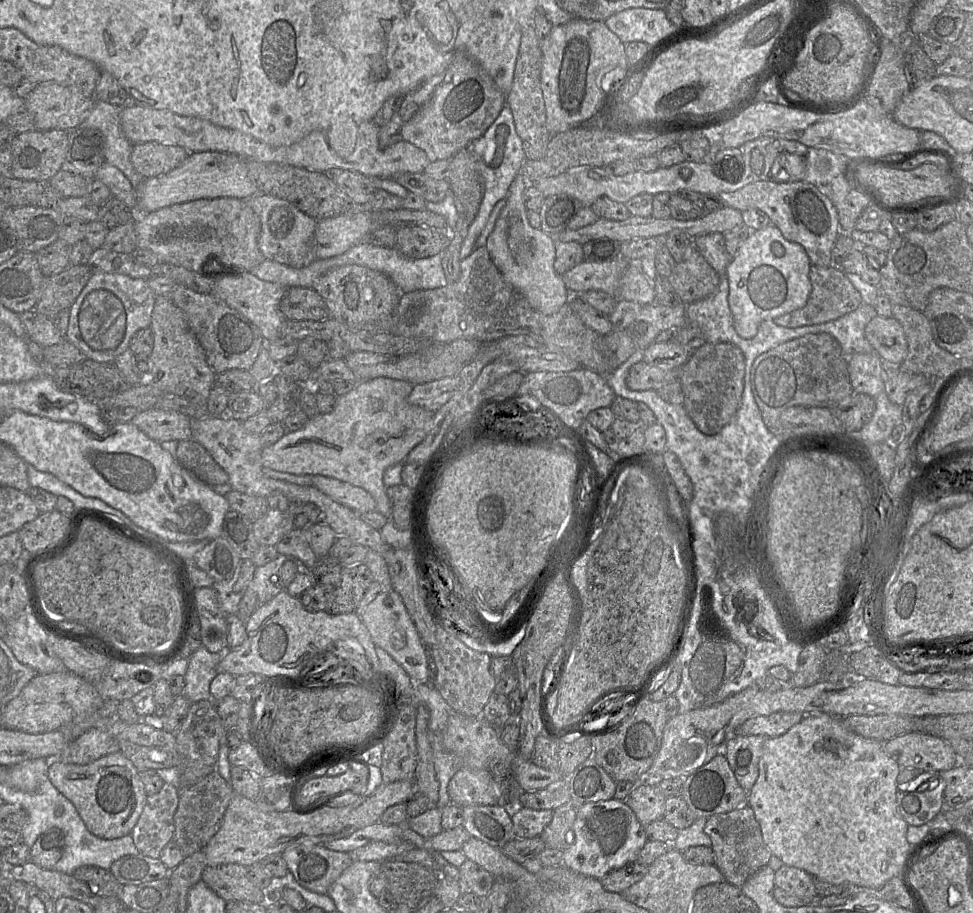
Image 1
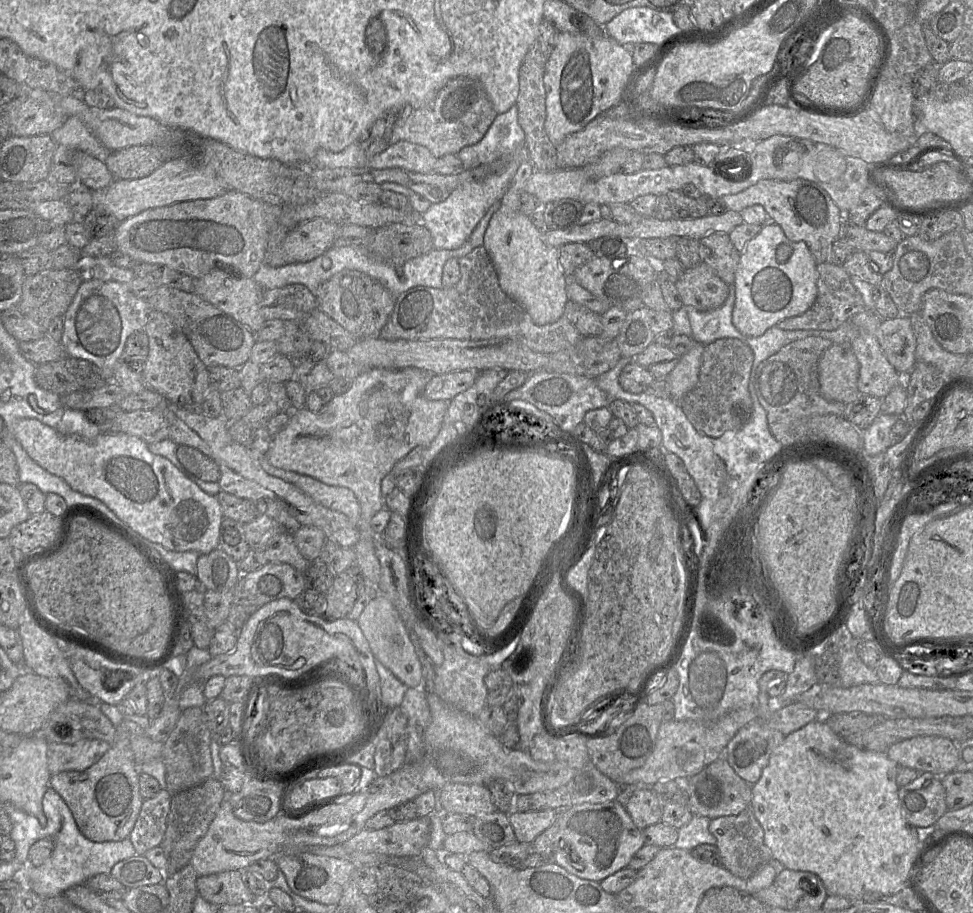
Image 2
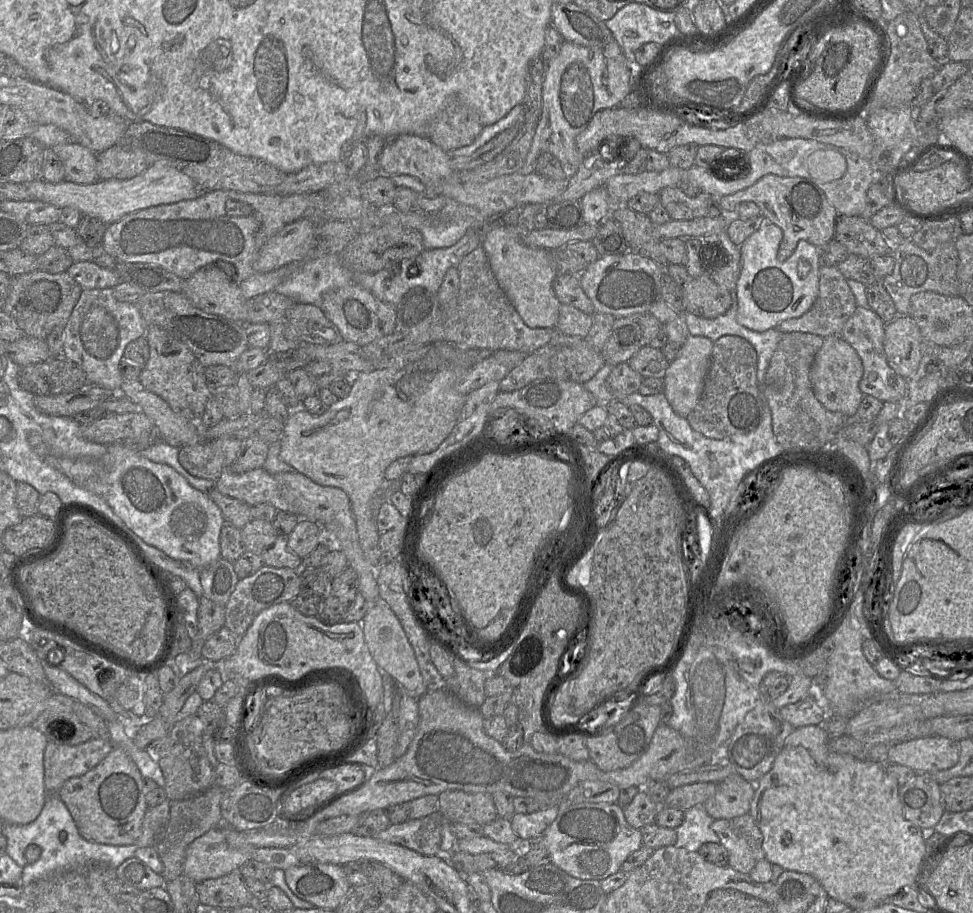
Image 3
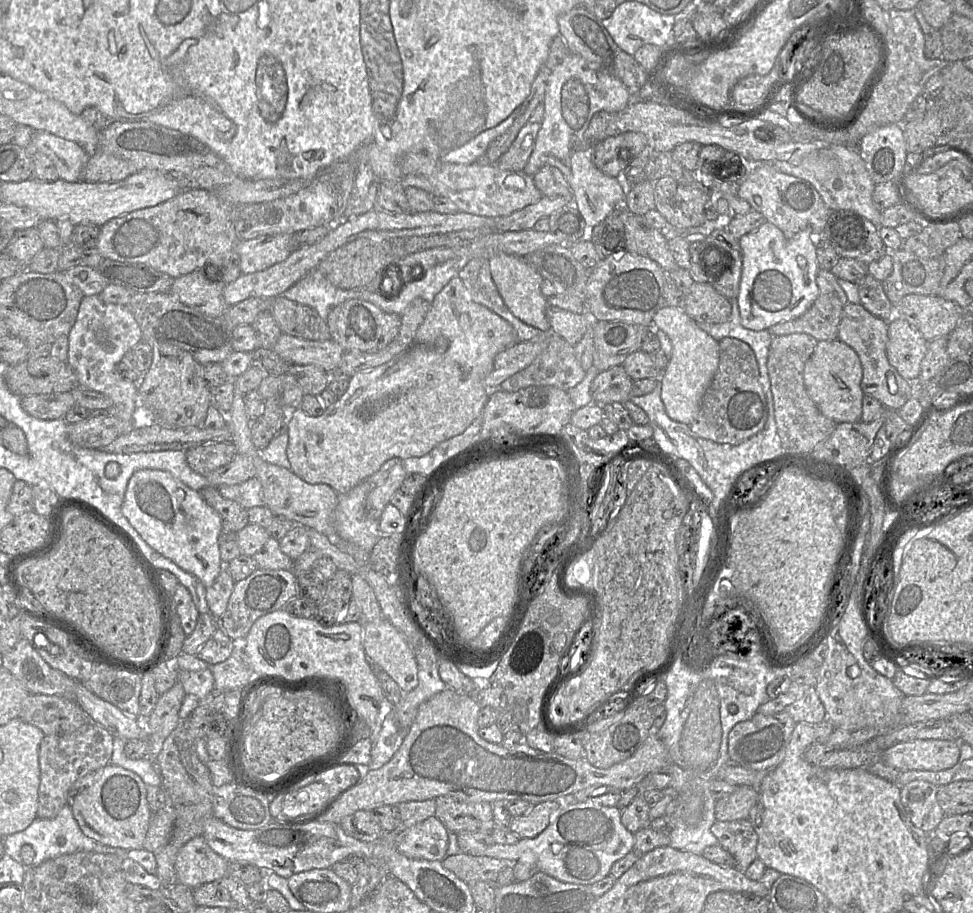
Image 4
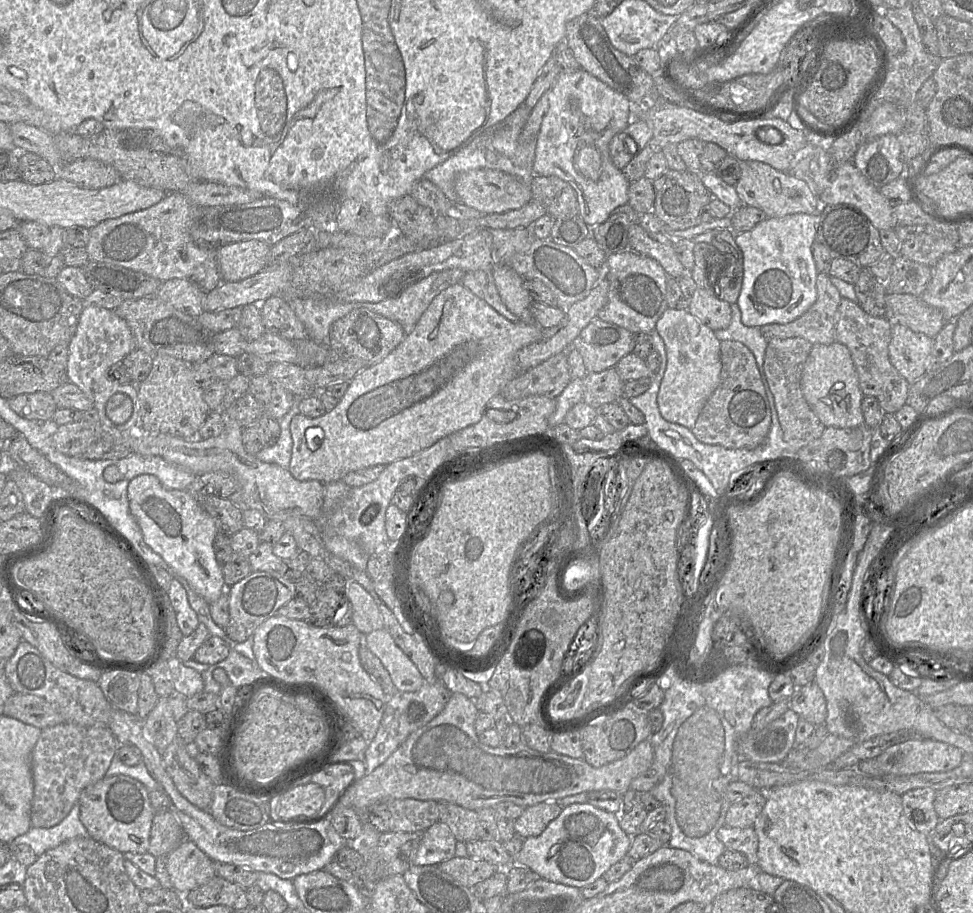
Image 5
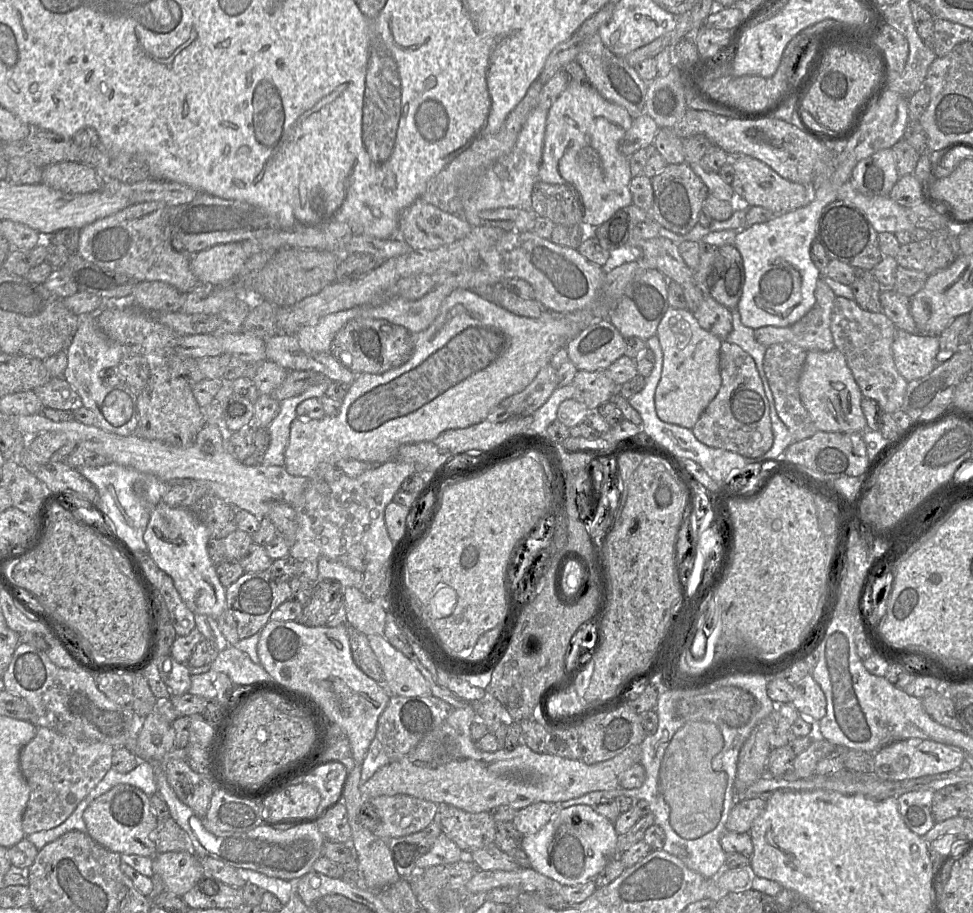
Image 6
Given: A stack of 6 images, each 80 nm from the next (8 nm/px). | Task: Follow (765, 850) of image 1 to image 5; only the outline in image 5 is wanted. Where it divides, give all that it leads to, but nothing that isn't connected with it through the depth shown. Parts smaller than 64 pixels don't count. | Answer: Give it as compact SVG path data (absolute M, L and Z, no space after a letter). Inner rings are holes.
M724 825L717 831L716 835L726 849L735 850L744 854L749 868L752 865L756 865L758 837L752 826L734 828Z

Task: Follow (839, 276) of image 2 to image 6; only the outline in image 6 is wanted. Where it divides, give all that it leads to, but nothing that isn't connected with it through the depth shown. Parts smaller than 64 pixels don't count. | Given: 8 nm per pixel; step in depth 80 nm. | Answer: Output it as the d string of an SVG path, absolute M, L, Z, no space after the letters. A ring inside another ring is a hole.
M820 278L815 289L815 304L796 323L787 327L764 326L754 330L754 337L764 347L791 343L806 351L830 351L835 348L831 333L831 314L836 295Z

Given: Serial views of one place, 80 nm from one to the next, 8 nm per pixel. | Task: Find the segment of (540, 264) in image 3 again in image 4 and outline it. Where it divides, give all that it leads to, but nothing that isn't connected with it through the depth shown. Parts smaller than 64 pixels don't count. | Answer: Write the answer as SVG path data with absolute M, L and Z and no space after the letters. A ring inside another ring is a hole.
M498 253L489 259L492 279L509 310L525 324L550 332L546 316L548 303L541 292L544 278L526 261L524 257Z

